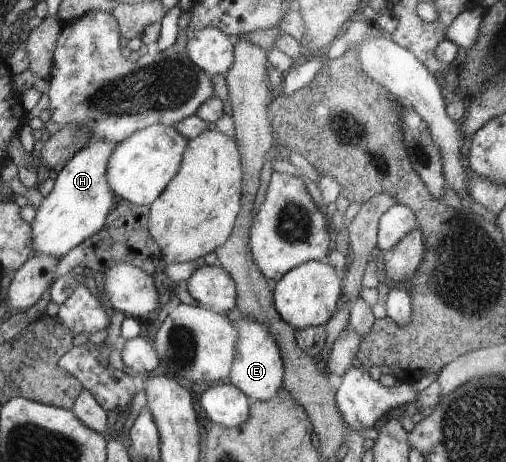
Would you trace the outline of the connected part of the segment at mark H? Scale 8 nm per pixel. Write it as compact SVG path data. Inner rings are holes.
M88 141L83 149L77 150L56 169L55 181L50 193L42 197L30 225L31 252L59 258L73 246L100 230L106 215L114 206L114 193L105 178L105 163L118 143Z

